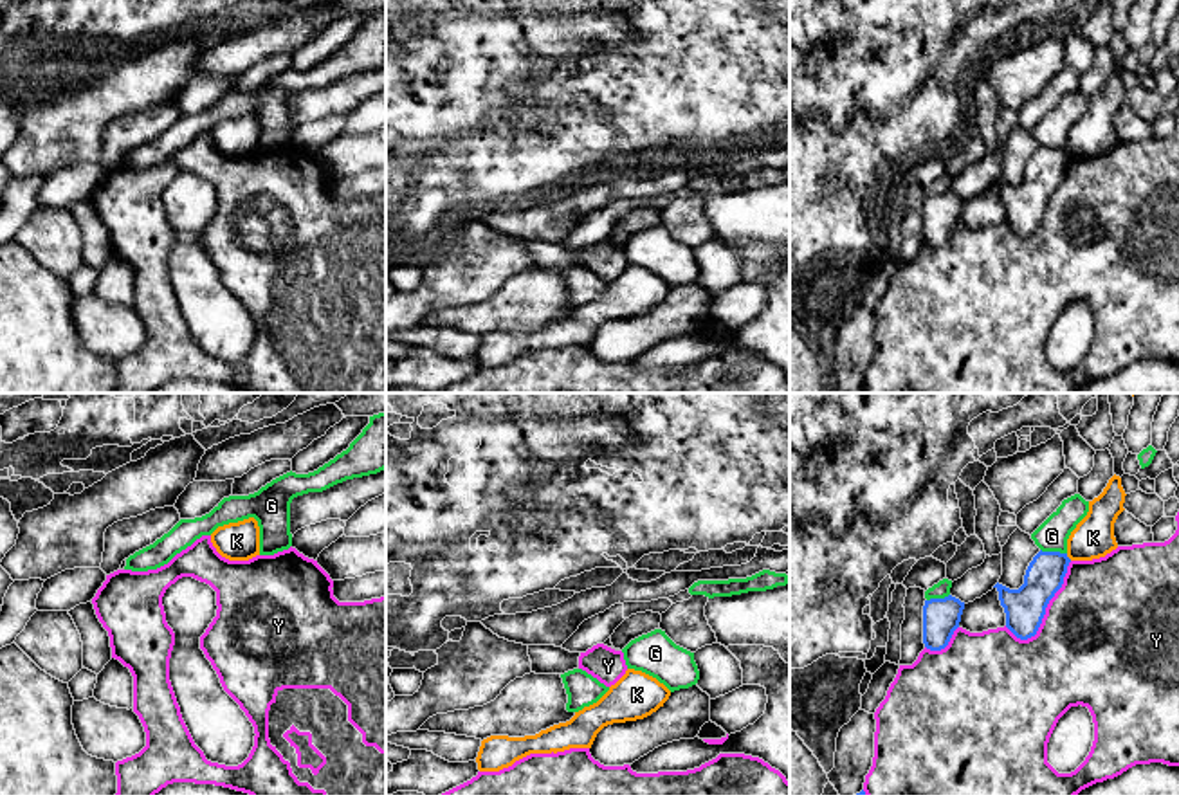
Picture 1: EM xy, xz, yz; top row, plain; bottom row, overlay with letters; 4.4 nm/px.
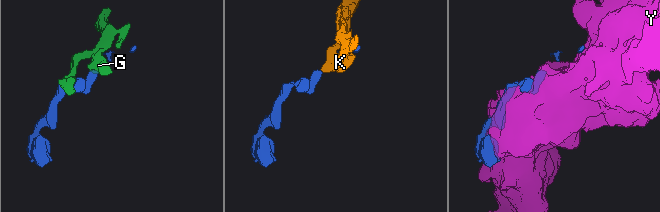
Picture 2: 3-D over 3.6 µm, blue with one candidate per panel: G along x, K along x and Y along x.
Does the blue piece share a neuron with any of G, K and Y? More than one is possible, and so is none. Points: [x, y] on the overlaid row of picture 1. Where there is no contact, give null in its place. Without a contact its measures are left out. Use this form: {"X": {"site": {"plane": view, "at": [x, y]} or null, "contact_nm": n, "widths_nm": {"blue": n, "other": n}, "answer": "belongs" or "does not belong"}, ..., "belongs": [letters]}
{"G": {"site": {"plane": "yz", "at": [1053, 552]}, "contact_nm": 120, "widths_nm": {"blue": 170, "other": 140}, "answer": "does not belong"}, "K": {"site": {"plane": "yz", "at": [1068, 557]}, "contact_nm": 40, "widths_nm": {"blue": 170, "other": 190}, "answer": "does not belong"}, "Y": {"site": {"plane": "yz", "at": [1046, 606]}, "contact_nm": 420, "widths_nm": {"blue": 180, "other": 480}, "answer": "does not belong"}, "belongs": []}

